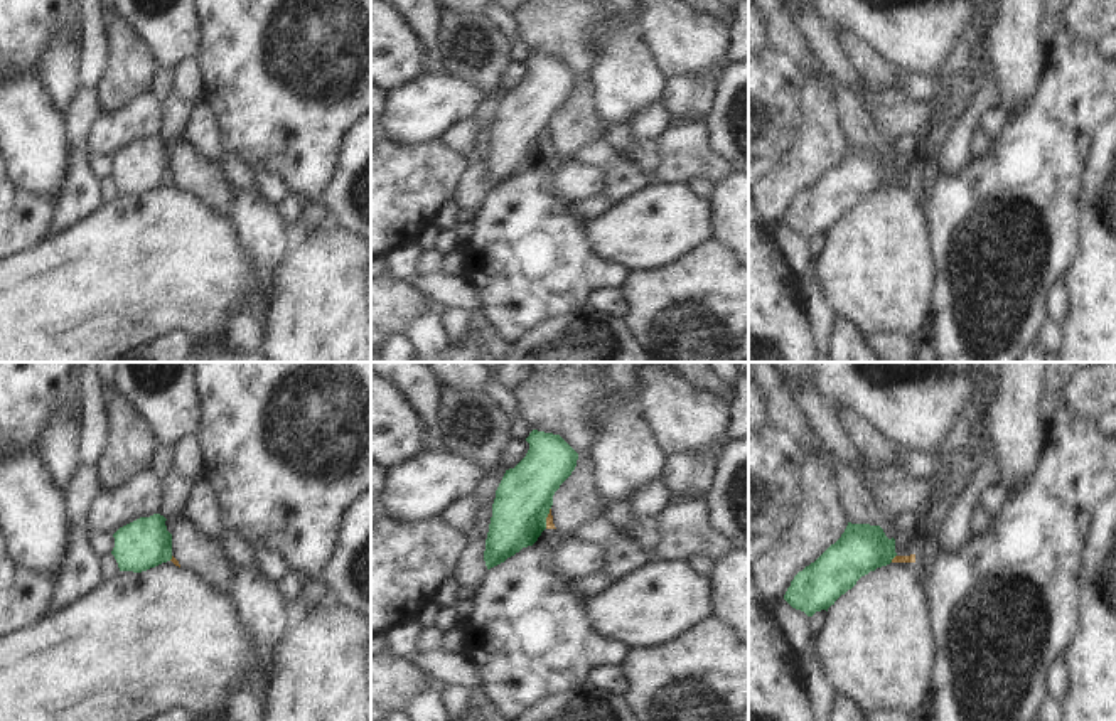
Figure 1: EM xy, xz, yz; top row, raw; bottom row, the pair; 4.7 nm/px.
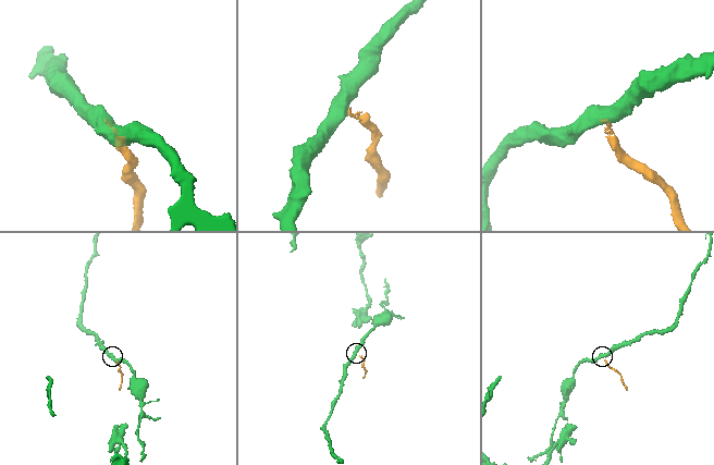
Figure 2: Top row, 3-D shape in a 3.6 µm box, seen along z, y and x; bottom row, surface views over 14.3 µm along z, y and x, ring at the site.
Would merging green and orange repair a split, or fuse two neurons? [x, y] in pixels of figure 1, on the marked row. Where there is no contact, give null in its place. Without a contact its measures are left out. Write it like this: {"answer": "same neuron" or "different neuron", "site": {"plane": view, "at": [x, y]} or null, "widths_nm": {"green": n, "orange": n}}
{"answer": "different neuron", "site": {"plane": "xz", "at": [545, 518]}, "widths_nm": {"green": 280, "orange": 40}}

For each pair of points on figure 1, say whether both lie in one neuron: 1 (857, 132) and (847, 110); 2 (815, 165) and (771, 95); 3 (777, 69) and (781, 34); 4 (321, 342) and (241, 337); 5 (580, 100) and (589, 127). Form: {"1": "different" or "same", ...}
{"1": "same", "2": "different", "3": "different", "4": "different", "5": "same"}

